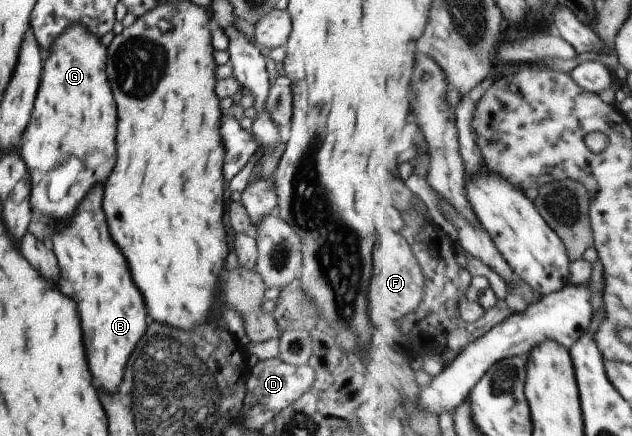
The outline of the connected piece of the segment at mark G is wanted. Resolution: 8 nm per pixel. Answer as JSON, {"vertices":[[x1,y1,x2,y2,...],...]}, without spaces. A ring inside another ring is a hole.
{"vertices":[[75,25,67,28,53,43,53,47,49,47,49,55,43,63,39,93,35,99,31,121,23,133,21,157,31,171,31,209,39,211,45,223,55,223,71,217,85,193,99,179,107,179,115,165,117,107,107,79,106,49,99,36,89,31,86,26],[95,149,105,155,103,165,91,171,83,171,65,199,57,203,49,201,45,173,69,155,83,159,83,155]]}

